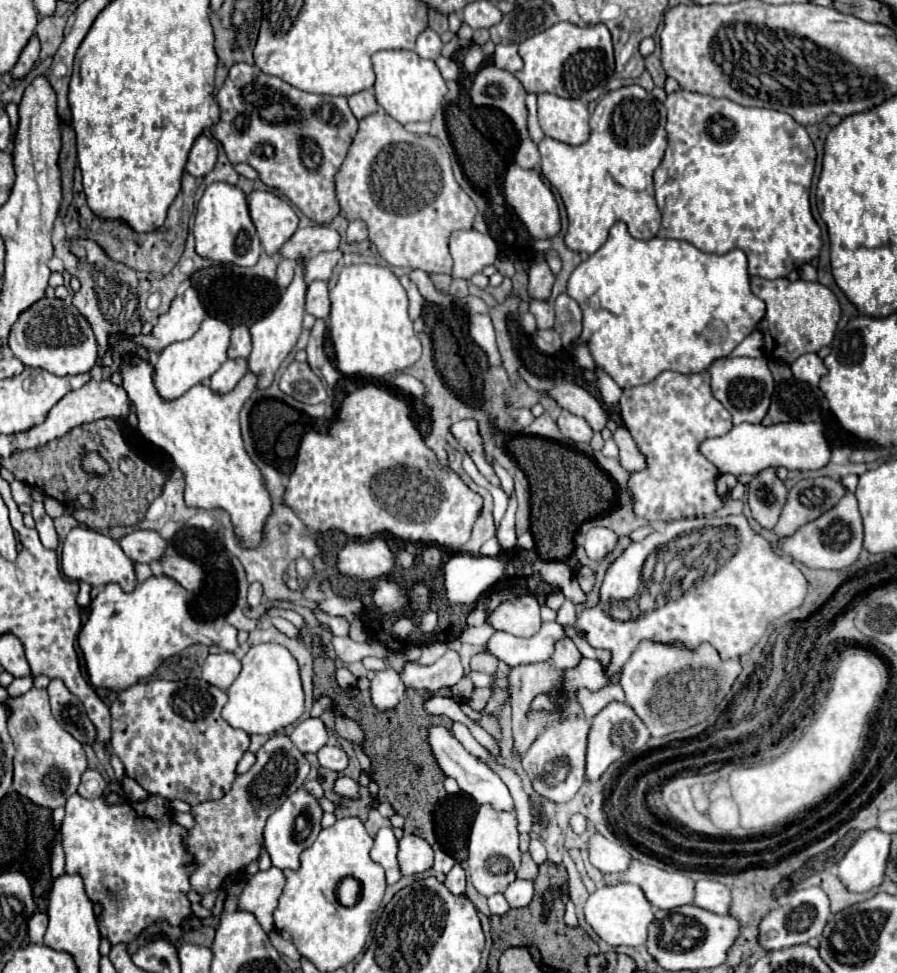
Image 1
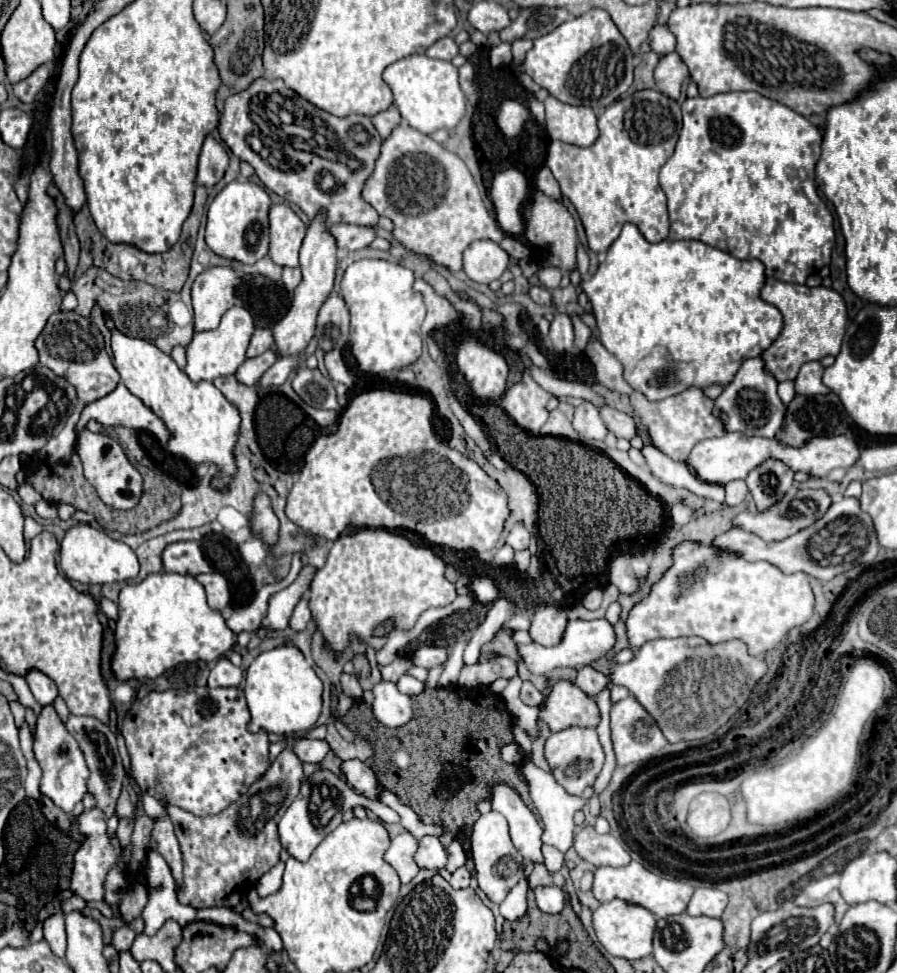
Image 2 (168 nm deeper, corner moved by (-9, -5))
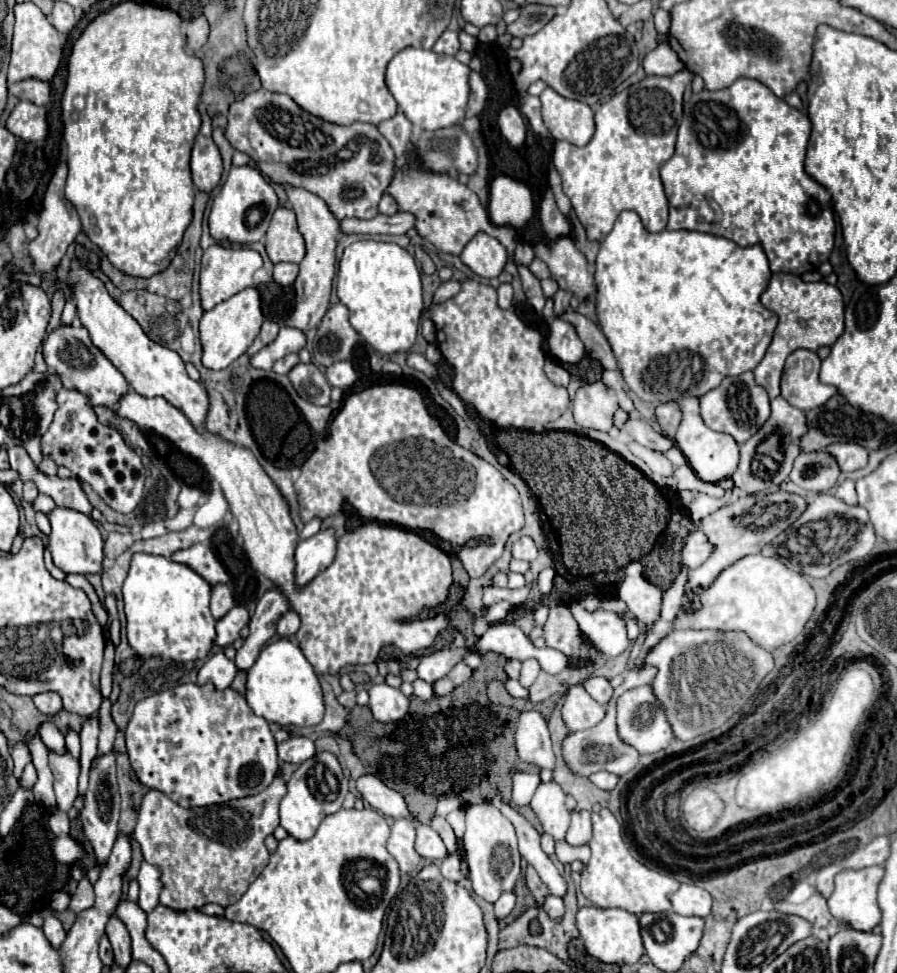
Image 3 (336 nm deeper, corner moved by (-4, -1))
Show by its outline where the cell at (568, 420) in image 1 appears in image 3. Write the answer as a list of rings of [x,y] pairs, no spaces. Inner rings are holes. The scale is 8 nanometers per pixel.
[[[597,381],[579,387],[571,409],[579,427],[609,431],[613,425],[613,413],[617,409],[617,399],[613,391]]]

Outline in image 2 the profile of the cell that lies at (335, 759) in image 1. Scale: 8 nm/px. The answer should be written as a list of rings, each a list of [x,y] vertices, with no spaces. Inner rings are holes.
[[[352,759],[352,761],[344,761],[344,763],[342,763],[342,771],[344,771],[344,775],[346,775],[346,781],[348,781],[358,793],[362,793],[364,797],[374,799],[374,801],[380,799],[378,777],[376,777],[376,773],[374,773],[368,765],[364,765],[364,763],[358,761],[358,759]]]

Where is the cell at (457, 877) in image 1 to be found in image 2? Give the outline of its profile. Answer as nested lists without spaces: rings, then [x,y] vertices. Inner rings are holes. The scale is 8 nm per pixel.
[[[466,867],[456,869],[456,871],[452,873],[452,877],[450,877],[450,885],[452,885],[454,889],[464,889],[464,887],[468,887],[468,885],[470,885],[470,873],[468,873],[468,869],[466,869]]]

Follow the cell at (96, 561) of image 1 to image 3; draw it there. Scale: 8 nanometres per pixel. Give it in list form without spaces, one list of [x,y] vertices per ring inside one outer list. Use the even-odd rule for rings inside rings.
[[[53,509],[49,515],[51,521],[51,535],[49,535],[49,549],[53,555],[53,563],[65,573],[81,573],[93,575],[103,571],[105,563],[105,541],[95,527],[93,519],[71,509]]]

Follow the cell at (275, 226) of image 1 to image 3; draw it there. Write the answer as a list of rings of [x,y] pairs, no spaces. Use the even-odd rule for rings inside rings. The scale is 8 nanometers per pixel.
[[[277,207],[265,237],[267,255],[273,263],[301,263],[305,257],[303,237],[297,231],[295,213],[285,207]]]

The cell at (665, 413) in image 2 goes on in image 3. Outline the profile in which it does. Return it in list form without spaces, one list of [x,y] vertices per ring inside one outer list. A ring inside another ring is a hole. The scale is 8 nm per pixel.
[[[671,401],[671,403],[663,403],[655,409],[655,417],[657,417],[657,423],[661,427],[661,433],[667,435],[669,439],[675,437],[677,433],[677,427],[681,423],[681,409],[679,409],[679,403]]]

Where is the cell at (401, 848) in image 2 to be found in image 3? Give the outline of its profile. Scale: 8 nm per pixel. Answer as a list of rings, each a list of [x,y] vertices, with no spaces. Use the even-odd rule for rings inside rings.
[[[397,819],[391,827],[391,837],[387,841],[387,851],[397,859],[401,873],[411,873],[421,857],[417,855],[417,851],[413,849],[415,843],[415,825],[413,821],[407,819]]]

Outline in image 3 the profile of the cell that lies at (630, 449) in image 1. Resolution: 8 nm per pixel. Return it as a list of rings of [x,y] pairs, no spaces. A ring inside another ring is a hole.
[[[681,465],[673,471],[673,479],[677,481],[677,487],[679,489],[693,489],[693,491],[699,491],[699,493],[707,493],[707,495],[713,495],[713,497],[723,497],[725,491],[717,485],[717,483],[705,483],[701,481],[693,469],[689,465]]]

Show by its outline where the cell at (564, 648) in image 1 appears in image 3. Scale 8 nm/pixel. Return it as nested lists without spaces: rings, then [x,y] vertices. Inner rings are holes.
[[[589,677],[585,683],[583,683],[585,691],[595,699],[599,701],[603,707],[607,705],[607,701],[611,699],[613,695],[613,687],[609,685],[609,681],[605,677]]]

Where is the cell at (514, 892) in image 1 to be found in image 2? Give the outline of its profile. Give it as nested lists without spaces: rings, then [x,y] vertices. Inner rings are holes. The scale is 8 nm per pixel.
[[[536,887],[536,903],[544,913],[560,913],[566,905],[566,893],[560,887]]]

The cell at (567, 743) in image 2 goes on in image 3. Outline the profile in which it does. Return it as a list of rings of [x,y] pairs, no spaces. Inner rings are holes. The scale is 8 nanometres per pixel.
[[[612,696],[607,705],[605,719],[601,723],[597,723],[591,729],[585,729],[585,731],[573,731],[563,739],[563,743],[561,743],[563,761],[571,769],[573,775],[589,777],[591,773],[597,773],[597,771],[609,771],[609,773],[615,773],[615,775],[623,775],[623,773],[627,773],[635,767],[639,753],[631,745],[623,743],[617,735],[616,700]],[[591,747],[593,747],[593,751],[591,751]]]

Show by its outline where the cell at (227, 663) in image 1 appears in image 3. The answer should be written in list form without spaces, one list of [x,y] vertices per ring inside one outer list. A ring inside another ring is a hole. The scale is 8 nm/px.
[[[221,651],[215,653],[213,657],[209,657],[205,661],[205,665],[199,669],[199,679],[197,685],[205,685],[205,683],[213,683],[217,689],[227,689],[233,679],[235,679],[237,667],[231,659],[227,659]]]

